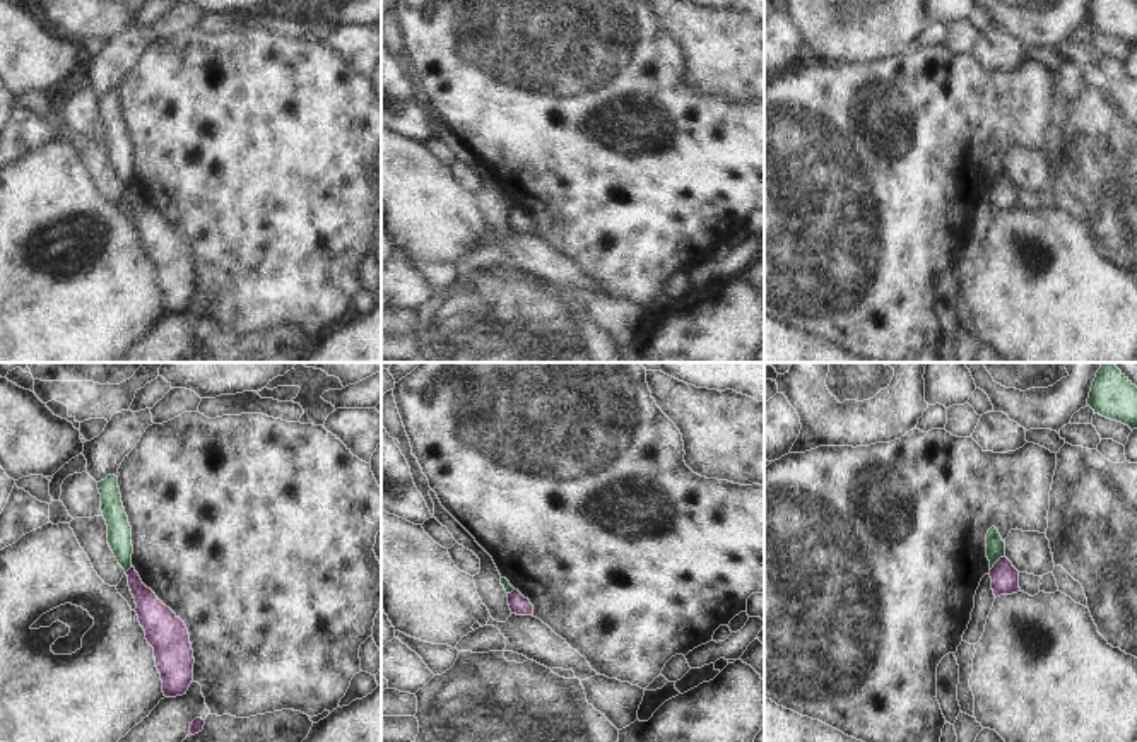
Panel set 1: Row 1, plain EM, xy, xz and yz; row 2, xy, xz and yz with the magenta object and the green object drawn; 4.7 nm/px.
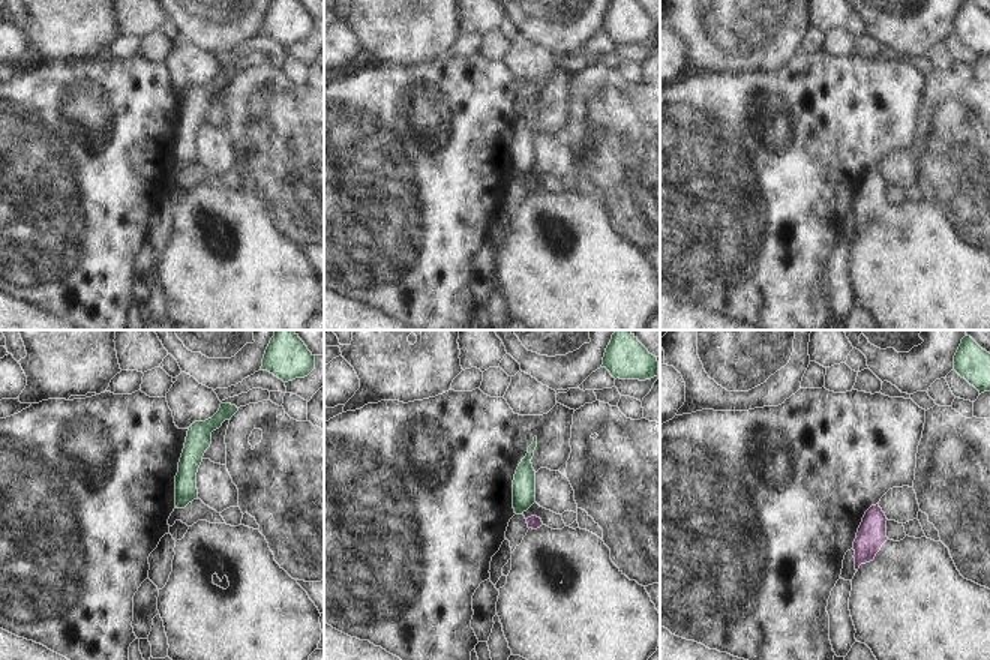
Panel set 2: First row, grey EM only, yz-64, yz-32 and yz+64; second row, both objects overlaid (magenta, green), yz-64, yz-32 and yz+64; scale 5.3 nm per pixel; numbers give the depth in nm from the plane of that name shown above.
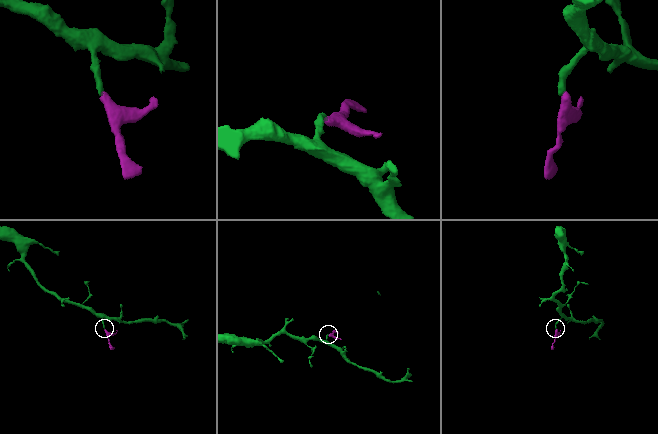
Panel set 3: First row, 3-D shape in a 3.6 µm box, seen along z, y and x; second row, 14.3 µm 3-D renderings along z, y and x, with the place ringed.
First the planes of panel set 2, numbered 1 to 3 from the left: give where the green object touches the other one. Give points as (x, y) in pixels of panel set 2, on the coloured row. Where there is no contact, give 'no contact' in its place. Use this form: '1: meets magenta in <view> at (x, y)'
1: no contact
2: no contact
3: no contact

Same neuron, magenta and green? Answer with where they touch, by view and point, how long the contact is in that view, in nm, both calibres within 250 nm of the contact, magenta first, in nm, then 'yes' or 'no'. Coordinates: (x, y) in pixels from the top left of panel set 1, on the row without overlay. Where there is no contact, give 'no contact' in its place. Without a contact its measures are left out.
contact yz (995, 180); length 100 nm; calibres 130 and 100 nm; no

